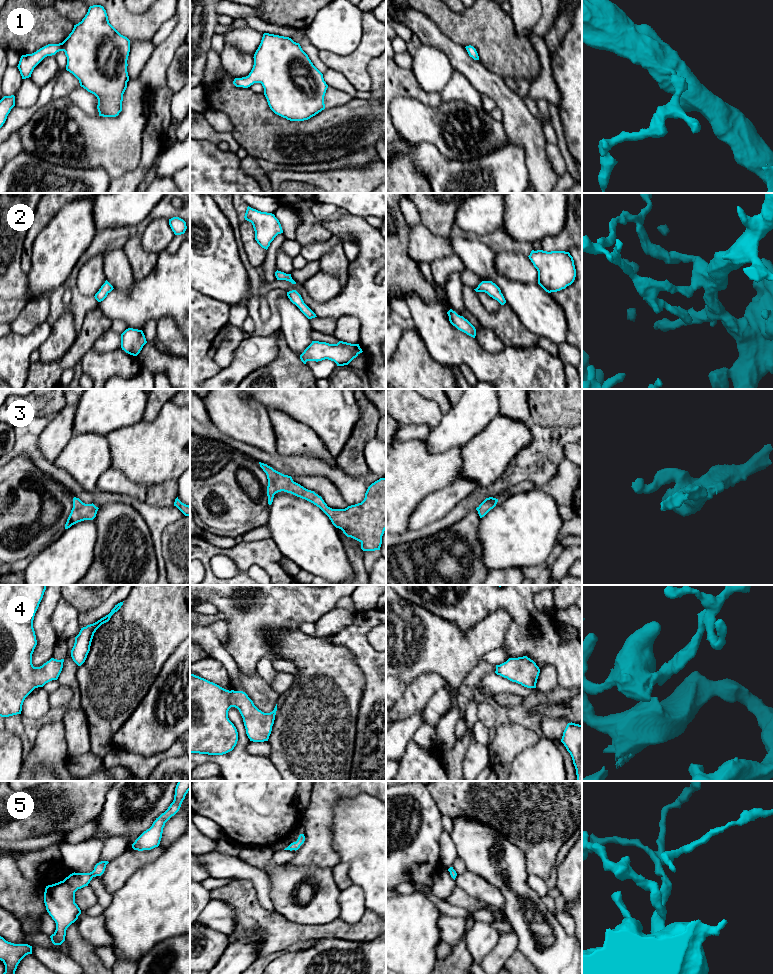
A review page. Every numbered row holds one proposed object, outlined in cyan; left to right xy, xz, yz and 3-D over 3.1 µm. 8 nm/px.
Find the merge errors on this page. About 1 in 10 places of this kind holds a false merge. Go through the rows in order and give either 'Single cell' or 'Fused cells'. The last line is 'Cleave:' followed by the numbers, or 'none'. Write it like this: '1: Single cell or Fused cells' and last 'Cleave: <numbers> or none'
1: Single cell
2: Single cell
3: Single cell
4: Single cell
5: Single cell
Cleave: none

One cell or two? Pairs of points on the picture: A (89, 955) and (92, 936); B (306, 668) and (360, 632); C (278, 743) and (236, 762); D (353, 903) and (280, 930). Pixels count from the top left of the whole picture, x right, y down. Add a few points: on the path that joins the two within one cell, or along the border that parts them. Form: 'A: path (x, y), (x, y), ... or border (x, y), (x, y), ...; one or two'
A: border (78, 923), (78, 932), (94, 946); two
B: border (328, 637), (332, 642), (346, 647), (356, 662); two
C: border (268, 757), (278, 770); two
D: border (362, 915), (353, 923), (347, 923), (339, 917); two

